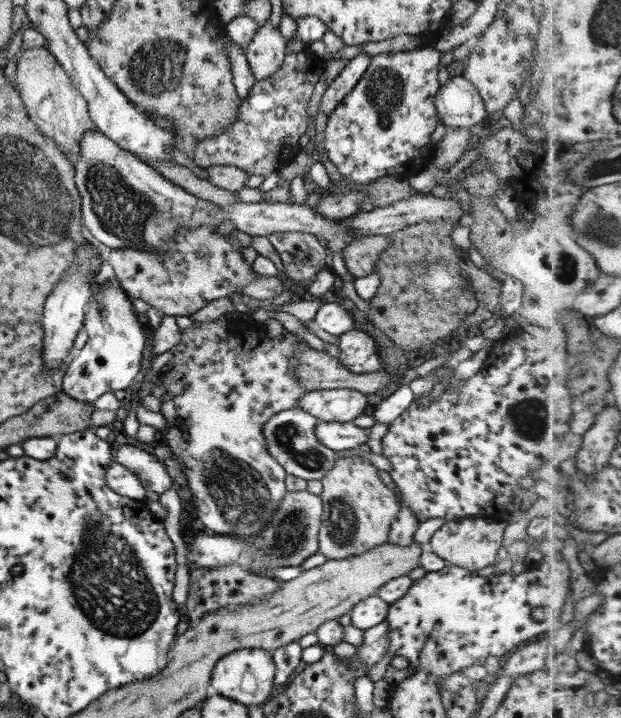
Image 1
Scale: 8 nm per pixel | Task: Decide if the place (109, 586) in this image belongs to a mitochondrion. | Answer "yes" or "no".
yes

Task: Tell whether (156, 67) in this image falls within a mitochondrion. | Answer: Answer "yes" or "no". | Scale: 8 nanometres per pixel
yes

